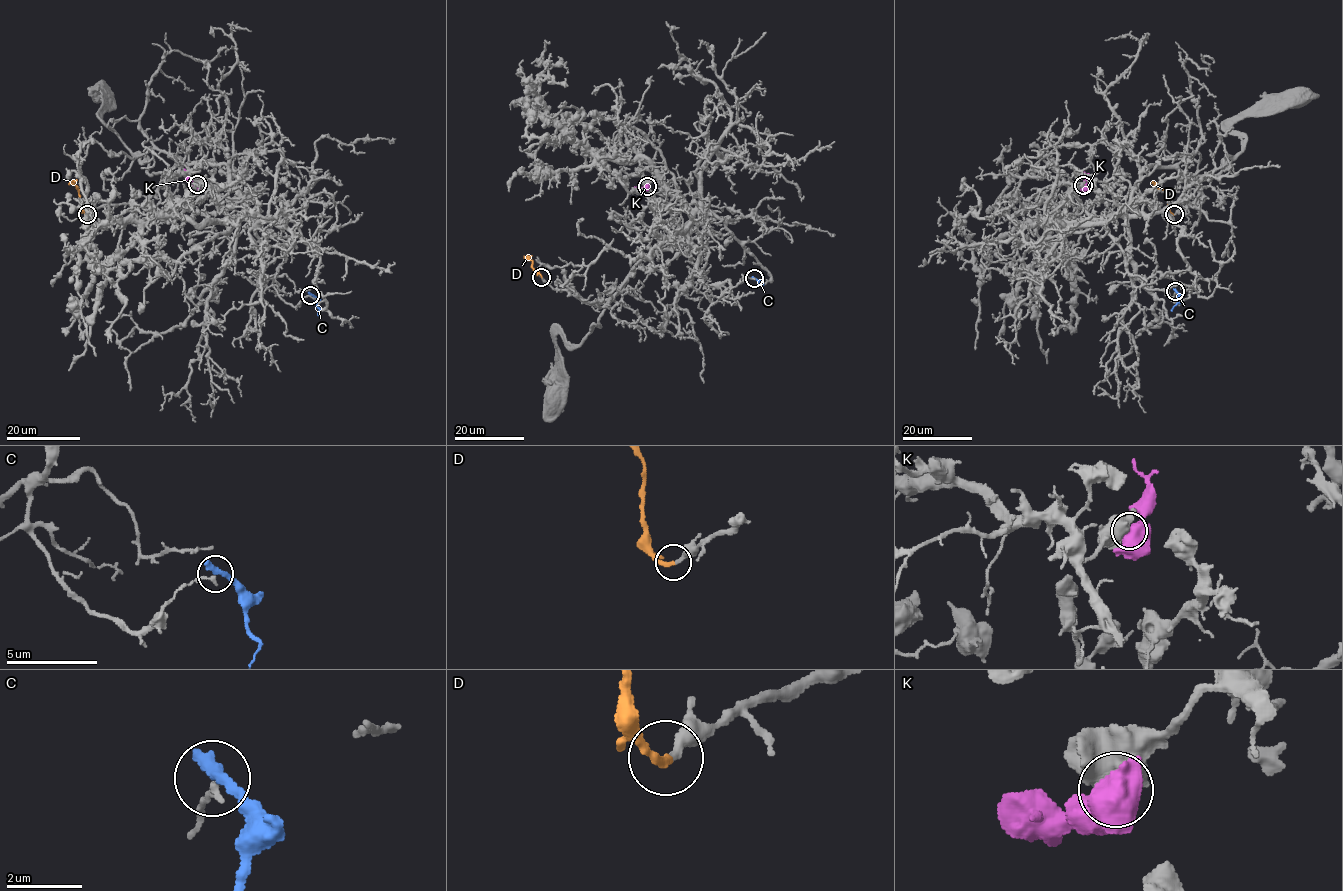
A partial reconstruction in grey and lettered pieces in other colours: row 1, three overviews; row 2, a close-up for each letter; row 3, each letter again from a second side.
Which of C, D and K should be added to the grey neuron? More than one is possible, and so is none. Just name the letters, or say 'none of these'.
D

